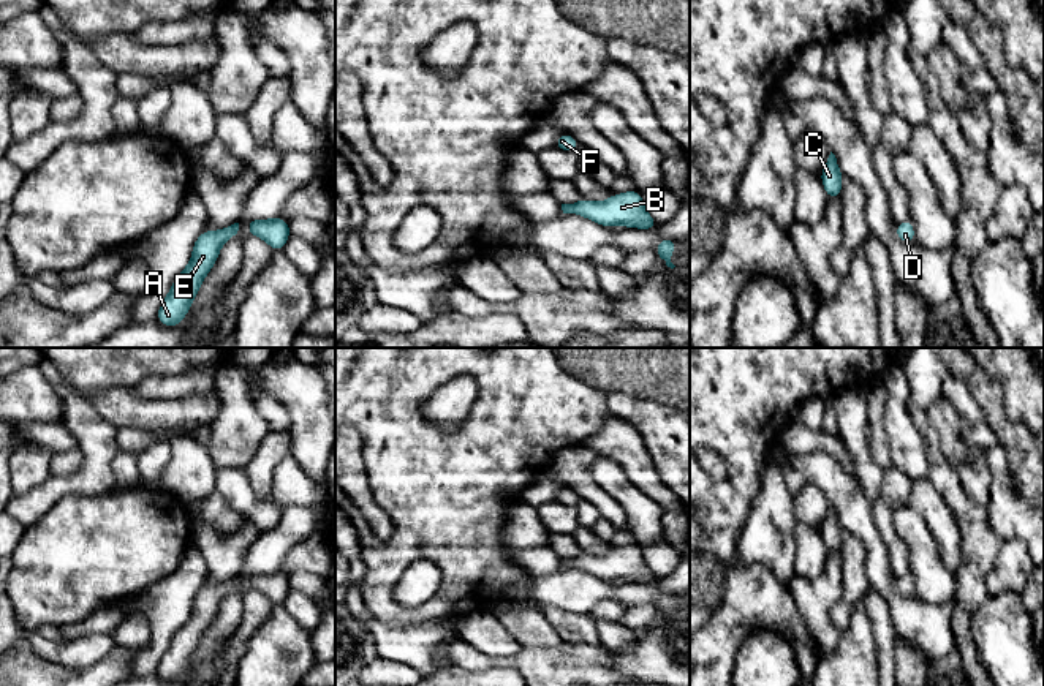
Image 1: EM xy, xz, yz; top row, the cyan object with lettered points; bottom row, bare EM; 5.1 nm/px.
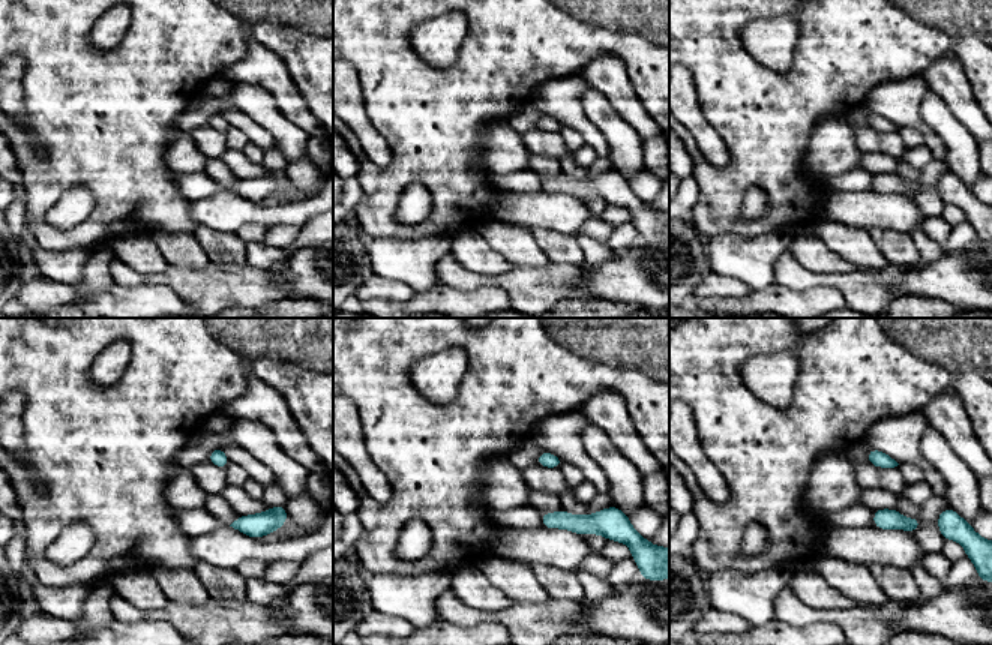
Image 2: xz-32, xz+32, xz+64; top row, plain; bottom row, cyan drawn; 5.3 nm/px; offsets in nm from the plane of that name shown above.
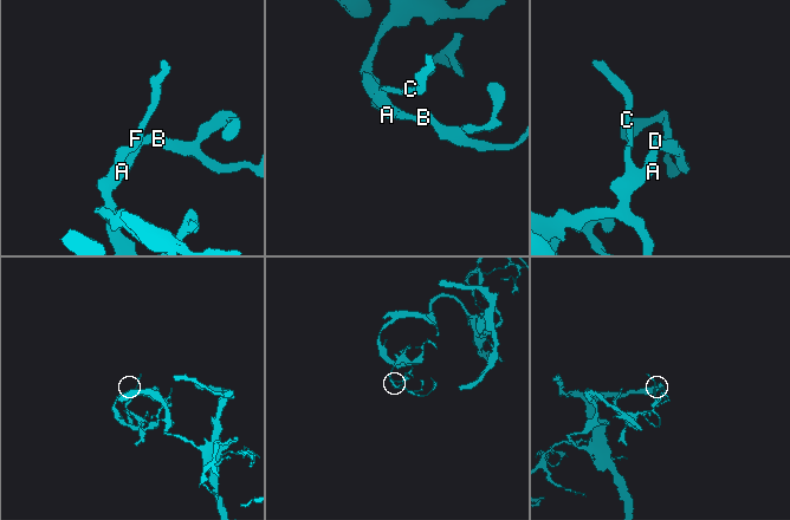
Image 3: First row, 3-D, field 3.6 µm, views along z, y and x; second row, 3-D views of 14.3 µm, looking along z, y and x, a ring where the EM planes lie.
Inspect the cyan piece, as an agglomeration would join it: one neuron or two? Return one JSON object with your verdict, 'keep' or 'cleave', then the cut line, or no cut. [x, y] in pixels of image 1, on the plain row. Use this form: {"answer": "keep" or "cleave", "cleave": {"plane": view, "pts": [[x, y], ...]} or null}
{"answer": "keep", "cleave": null}

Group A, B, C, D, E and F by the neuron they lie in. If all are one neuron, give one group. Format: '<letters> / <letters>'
A B C D E F

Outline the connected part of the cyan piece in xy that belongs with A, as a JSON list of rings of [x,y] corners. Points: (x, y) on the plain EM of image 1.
[[[239,577],[220,585],[204,585],[195,596],[190,618],[174,634],[166,653],[160,659],[157,673],[163,680],[177,680],[188,667],[202,634],[215,618],[221,599],[234,591]]]

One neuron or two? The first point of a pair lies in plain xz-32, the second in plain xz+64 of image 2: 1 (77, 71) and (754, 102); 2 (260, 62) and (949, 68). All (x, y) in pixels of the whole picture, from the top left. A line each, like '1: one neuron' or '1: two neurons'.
1: one neuron
2: one neuron

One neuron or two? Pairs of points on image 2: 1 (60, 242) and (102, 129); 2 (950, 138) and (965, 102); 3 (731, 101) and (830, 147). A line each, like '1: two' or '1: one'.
1: one
2: two
3: two

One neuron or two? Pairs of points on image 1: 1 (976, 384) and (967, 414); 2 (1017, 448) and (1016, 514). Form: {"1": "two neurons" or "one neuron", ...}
{"1": "two neurons", "2": "two neurons"}

